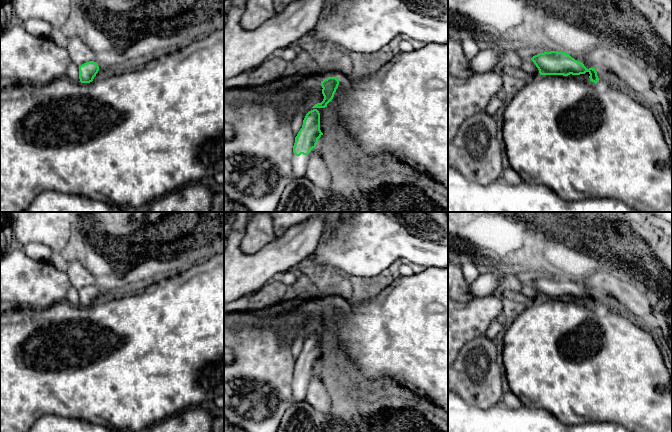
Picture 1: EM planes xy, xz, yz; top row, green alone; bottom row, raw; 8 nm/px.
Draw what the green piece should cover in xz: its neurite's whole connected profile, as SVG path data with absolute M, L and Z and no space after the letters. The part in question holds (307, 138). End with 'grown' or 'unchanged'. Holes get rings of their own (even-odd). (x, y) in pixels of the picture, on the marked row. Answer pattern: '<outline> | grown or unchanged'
M313 109L306 114L302 128L295 137L293 156L291 158L292 179L305 175L309 153L316 147L318 139L322 135L323 133L320 130L320 113L317 109Z | grown

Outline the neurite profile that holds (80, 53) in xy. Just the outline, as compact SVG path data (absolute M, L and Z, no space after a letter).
M70 38L65 48L70 55L72 63L77 66L95 59L95 53L81 38Z

